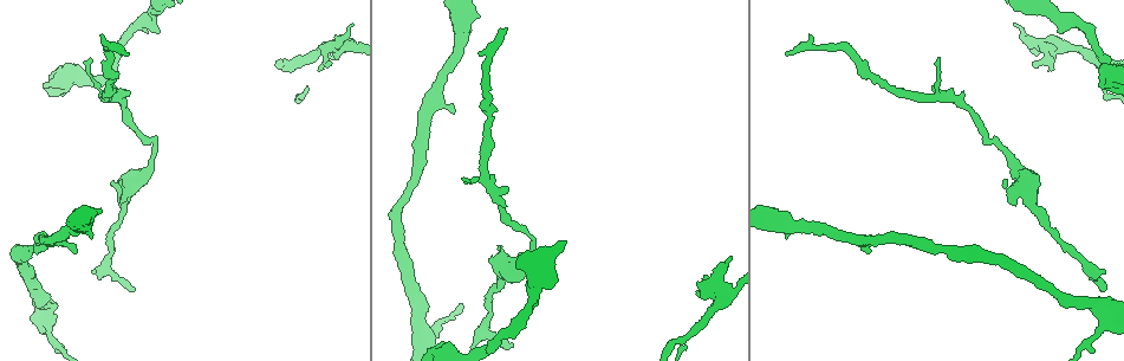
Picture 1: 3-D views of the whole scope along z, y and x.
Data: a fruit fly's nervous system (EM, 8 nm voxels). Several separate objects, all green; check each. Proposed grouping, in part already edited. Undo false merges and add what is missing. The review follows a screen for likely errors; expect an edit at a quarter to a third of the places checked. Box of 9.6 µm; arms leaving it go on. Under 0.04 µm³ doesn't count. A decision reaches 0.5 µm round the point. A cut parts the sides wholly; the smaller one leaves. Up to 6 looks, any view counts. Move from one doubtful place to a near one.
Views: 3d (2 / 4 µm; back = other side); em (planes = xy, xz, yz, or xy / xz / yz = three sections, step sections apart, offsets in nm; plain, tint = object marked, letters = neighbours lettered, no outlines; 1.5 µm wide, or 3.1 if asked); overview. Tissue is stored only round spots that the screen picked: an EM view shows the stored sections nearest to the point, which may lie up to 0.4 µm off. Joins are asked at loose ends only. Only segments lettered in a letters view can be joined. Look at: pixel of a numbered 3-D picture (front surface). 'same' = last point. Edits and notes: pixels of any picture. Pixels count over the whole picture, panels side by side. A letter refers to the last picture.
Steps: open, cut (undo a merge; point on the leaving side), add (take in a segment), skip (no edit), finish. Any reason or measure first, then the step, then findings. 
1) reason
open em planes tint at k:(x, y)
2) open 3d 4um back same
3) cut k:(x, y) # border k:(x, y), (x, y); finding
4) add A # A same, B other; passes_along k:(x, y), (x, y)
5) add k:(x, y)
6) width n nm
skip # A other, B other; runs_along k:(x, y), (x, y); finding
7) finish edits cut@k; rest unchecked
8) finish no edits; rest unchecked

thin end
open em xz step 8 tint at 1:(1033, 65)

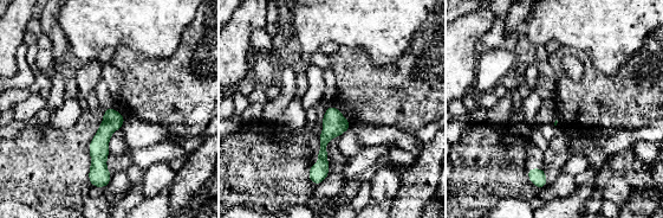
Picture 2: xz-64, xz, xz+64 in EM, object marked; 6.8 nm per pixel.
cut it another way
open em planes letters same

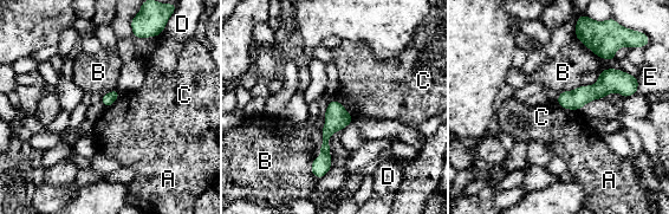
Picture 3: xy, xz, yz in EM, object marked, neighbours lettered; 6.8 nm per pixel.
skip # A other, B other, C other, D other, E other; runs_along 3:(335, 103), (317, 173); none of them fits

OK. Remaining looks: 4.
free end
open 3d 4um at 1:(867, 253)

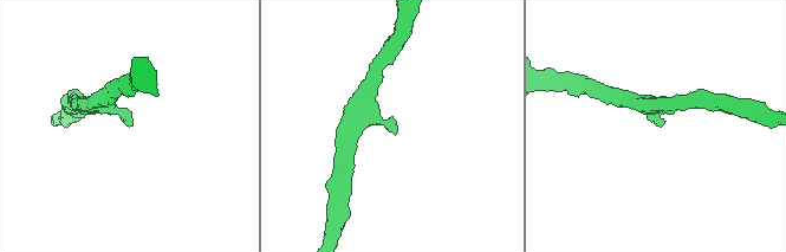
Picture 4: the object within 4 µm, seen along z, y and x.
open em yz step 8 tint at 4:(133, 123)

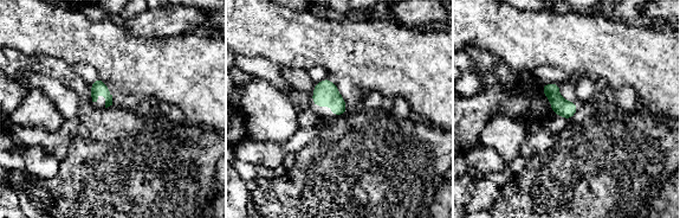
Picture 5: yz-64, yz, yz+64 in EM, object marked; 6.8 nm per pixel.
cut it another way
open em xy step 8 letters same

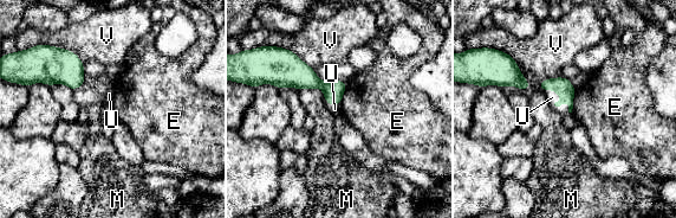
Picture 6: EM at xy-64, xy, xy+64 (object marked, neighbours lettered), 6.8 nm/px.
add U # E other, M other, U same, V other; it goes on there

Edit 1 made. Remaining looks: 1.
finish edits add@6; rest unchecked

